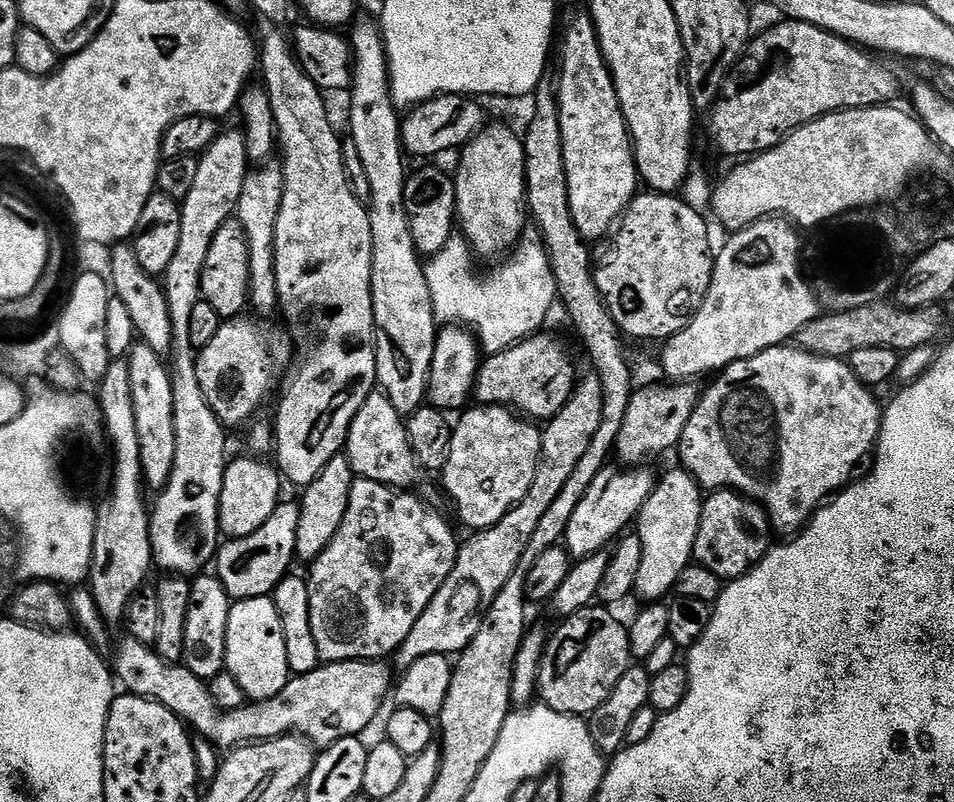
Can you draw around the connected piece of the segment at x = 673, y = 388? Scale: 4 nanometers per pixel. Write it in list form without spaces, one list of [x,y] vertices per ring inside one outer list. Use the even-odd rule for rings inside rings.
[[[663,382],[664,384],[648,384],[645,388],[637,387],[630,398],[630,406],[626,406],[626,416],[622,418],[622,428],[618,430],[618,438],[614,447],[615,455],[620,455],[621,465],[640,466],[651,456],[660,456],[679,445],[682,434],[686,430],[686,422],[696,409],[696,403],[702,395],[702,388],[696,382]]]

